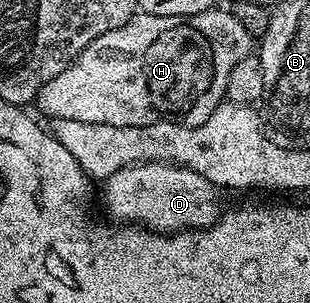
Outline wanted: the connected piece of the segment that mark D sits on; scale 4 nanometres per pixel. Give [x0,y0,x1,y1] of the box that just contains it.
[104,161,222,233]

